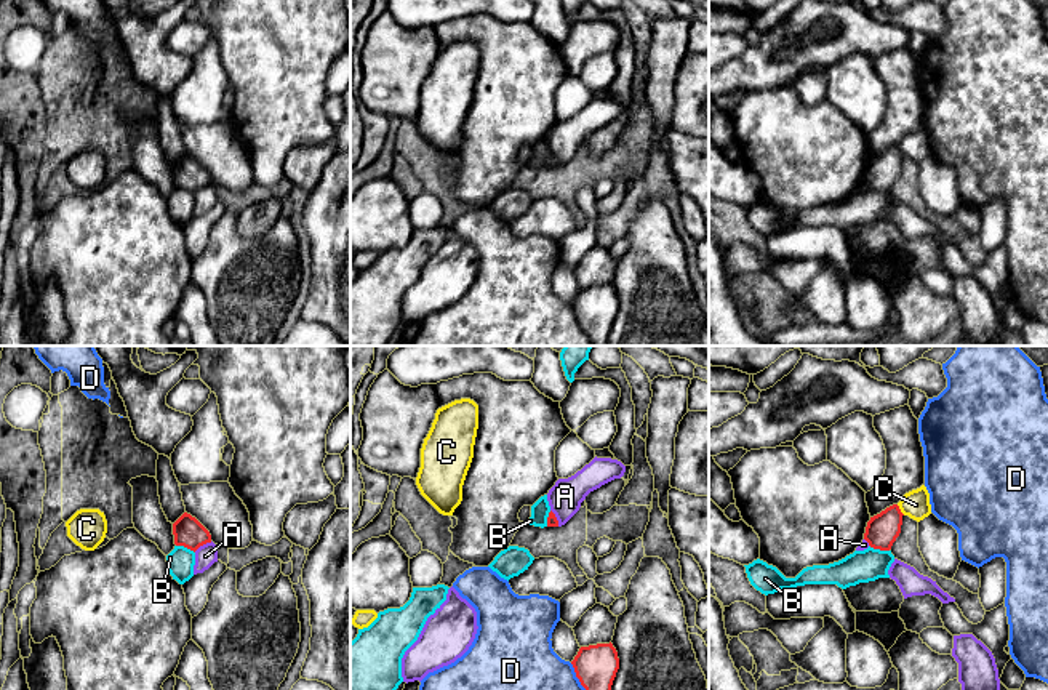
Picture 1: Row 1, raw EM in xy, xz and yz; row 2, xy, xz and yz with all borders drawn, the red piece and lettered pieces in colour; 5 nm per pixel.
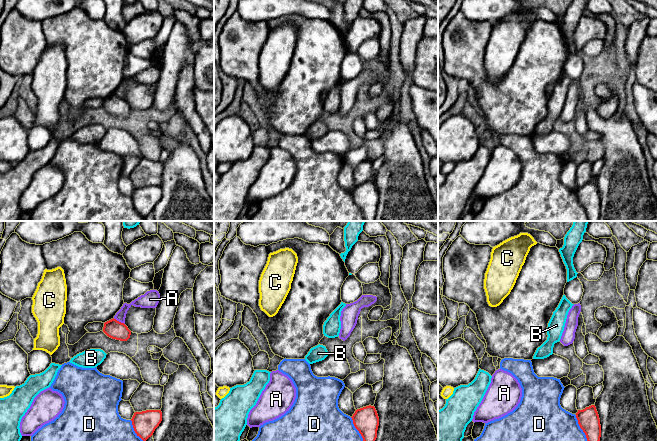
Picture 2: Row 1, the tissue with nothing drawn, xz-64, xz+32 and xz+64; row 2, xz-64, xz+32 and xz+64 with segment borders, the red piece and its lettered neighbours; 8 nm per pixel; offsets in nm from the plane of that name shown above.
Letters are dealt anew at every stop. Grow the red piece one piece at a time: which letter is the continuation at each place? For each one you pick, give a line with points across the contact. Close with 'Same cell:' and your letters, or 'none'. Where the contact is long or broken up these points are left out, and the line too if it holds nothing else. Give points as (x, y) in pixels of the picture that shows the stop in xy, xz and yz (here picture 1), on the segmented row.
Same cell: none

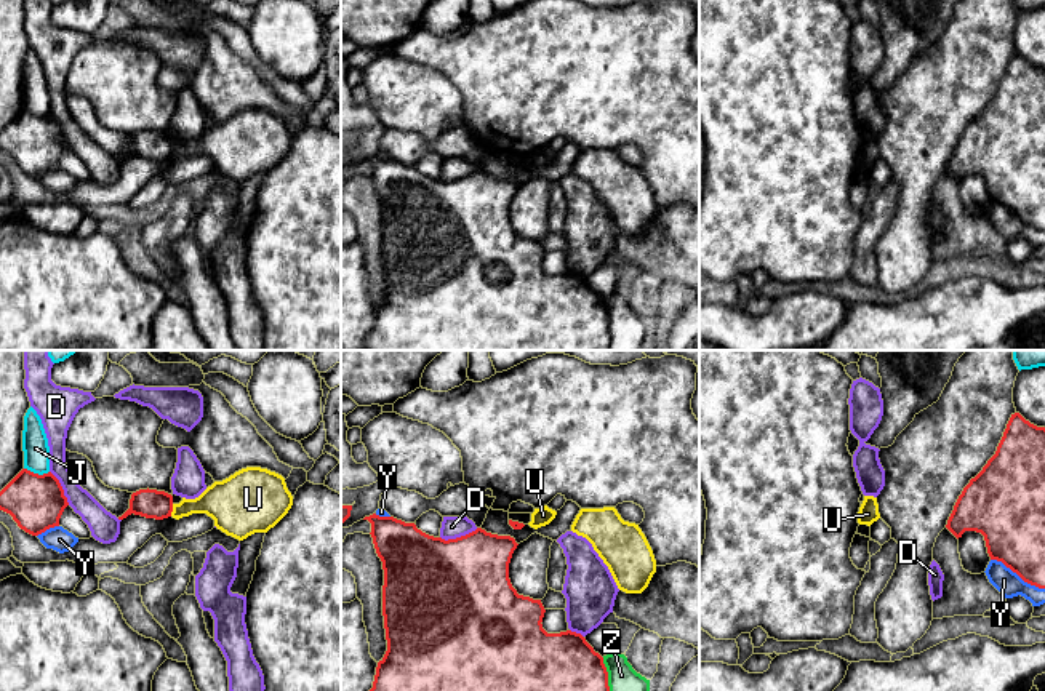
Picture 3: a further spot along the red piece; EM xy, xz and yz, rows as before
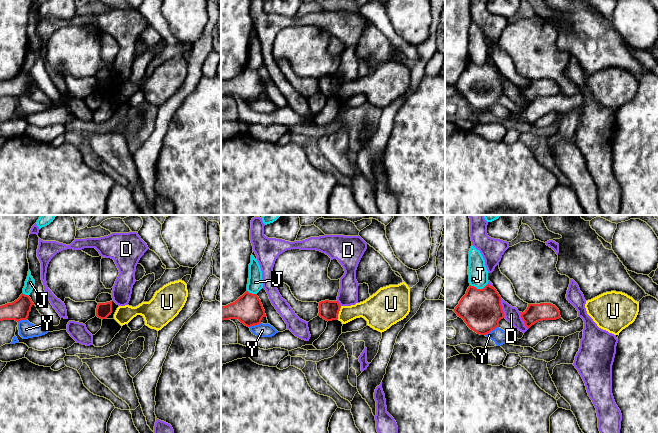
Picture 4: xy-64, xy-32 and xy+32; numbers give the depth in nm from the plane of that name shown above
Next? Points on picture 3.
Same cell: none

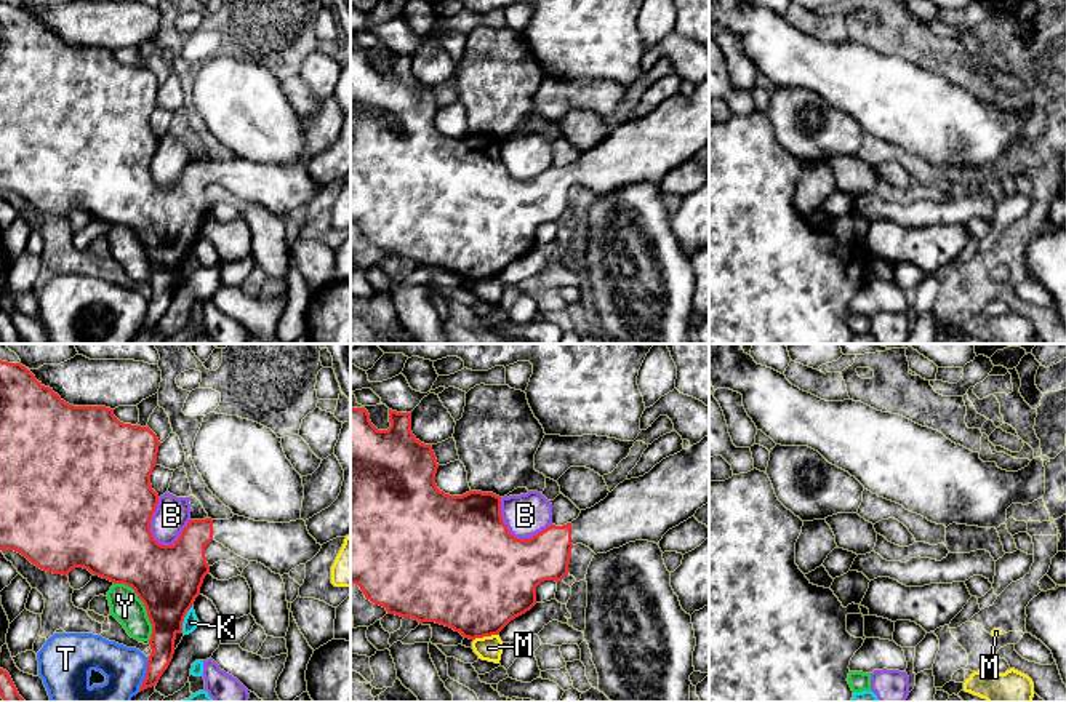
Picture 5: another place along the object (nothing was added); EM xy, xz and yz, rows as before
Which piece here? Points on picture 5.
Same cell: none

